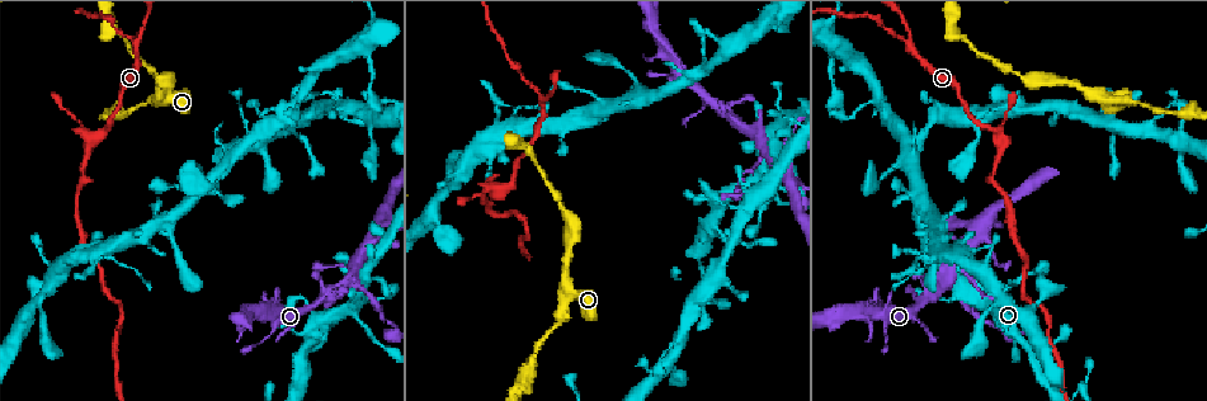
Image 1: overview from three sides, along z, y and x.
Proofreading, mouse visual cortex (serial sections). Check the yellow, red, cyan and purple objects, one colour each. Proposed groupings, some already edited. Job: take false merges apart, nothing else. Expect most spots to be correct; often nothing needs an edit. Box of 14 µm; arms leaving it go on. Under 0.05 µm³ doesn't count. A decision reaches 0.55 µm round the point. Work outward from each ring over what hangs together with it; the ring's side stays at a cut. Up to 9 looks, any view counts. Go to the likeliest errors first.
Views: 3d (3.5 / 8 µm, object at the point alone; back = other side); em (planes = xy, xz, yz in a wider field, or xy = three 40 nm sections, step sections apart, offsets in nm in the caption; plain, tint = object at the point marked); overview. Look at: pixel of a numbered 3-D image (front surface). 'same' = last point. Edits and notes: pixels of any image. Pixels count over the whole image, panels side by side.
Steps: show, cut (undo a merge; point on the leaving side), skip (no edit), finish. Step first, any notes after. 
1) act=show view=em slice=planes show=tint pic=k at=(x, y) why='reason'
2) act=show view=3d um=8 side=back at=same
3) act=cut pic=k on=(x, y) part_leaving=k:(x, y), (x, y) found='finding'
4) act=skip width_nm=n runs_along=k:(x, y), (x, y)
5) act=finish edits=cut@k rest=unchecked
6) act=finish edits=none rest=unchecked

act=show view=3d um=8 pic=1 at=(137, 45)

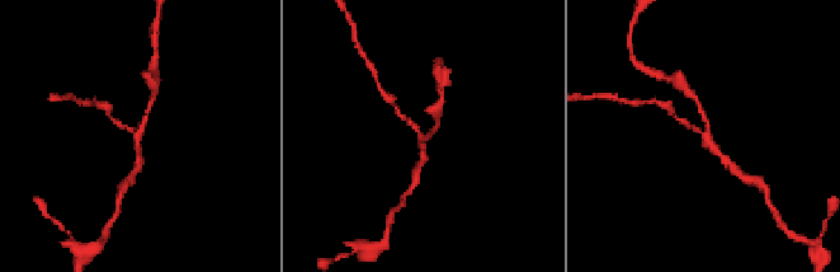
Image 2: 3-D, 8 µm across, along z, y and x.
act=show view=em slice=xy step=2 show=tint pic=2 at=(421, 135) arms=3 arm_widths_nm=150,150,200

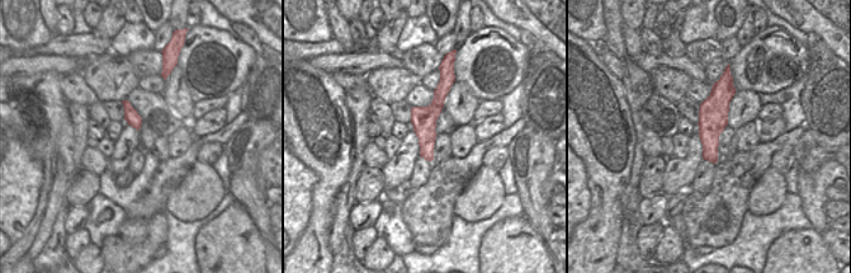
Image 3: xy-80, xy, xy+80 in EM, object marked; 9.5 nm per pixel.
act=skip runs_along=3:(724, 81), (710, 125), (713, 159) found='one cell here'

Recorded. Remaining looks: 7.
act=show view=3d um=3.5 pic=1 at=(752, 133) why='two arms in line, one across'

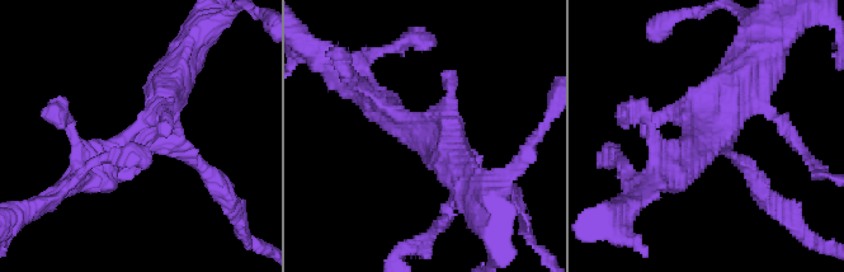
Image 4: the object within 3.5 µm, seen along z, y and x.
act=show view=em slice=planes show=tint pic=4 at=(432, 151) why='shape alone is not enough'

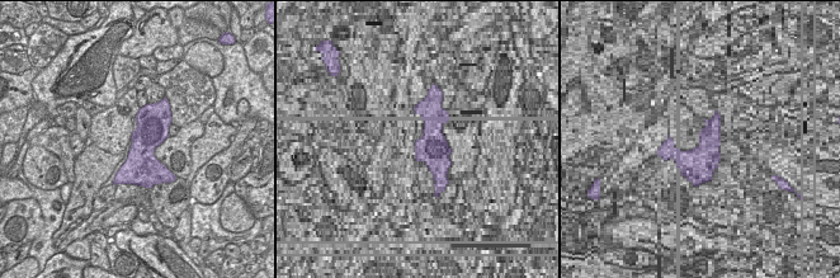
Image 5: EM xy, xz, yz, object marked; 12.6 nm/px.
act=skip runs_along=4:(94, 176), (152, 129), (184, 59) found='continuous, no second cell'

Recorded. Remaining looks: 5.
act=show view=em slice=xy step=3 show=tint pic=1 at=(384, 217)

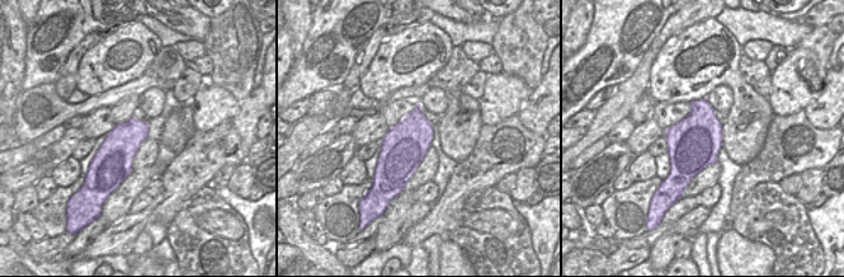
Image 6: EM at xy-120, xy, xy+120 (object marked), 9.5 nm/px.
act=show view=3d um=3.5 at=same why='see where the arms go'

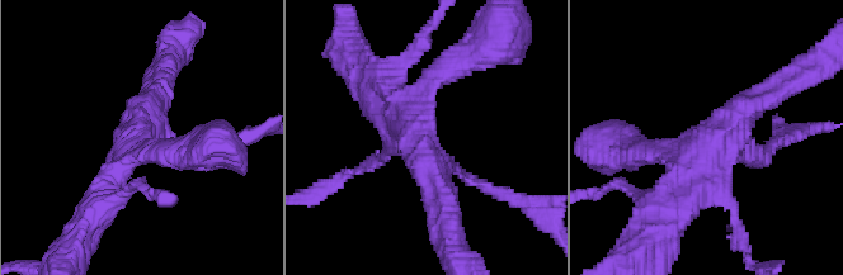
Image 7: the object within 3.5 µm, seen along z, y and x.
act=skip arm_widths_nm=150,300,300 runs_along=7:(676, 197), (740, 115), (783, 84) found='all the same cell'

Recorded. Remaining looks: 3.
act=show view=3d um=3.5 pic=1 at=(122, 111) why='sudden change in width'

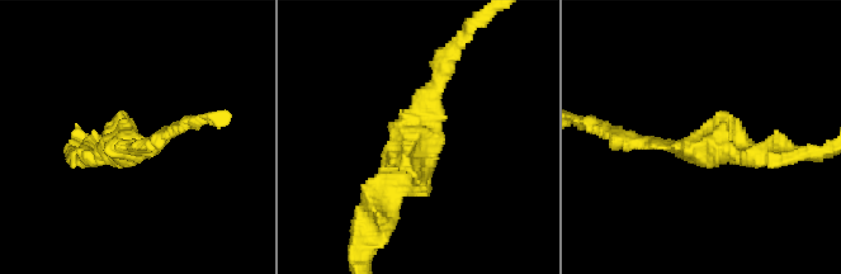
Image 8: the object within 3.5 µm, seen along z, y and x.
act=show view=em slice=xy step=1 show=tint pic=8 at=(684, 145)

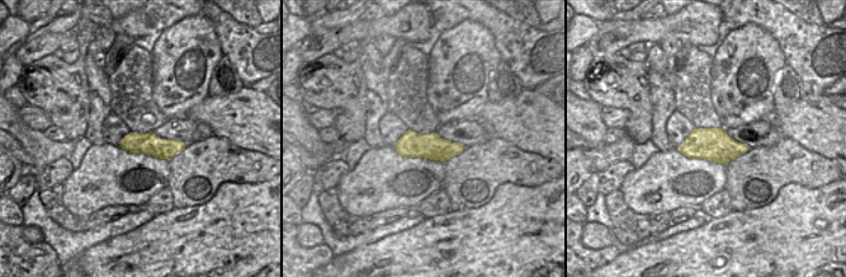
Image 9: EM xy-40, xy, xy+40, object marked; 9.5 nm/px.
act=skip runs_along=8:(452, 48), (409, 150), (378, 188) found='all the same cell'

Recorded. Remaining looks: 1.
act=finish edits=none rest=unchecked

